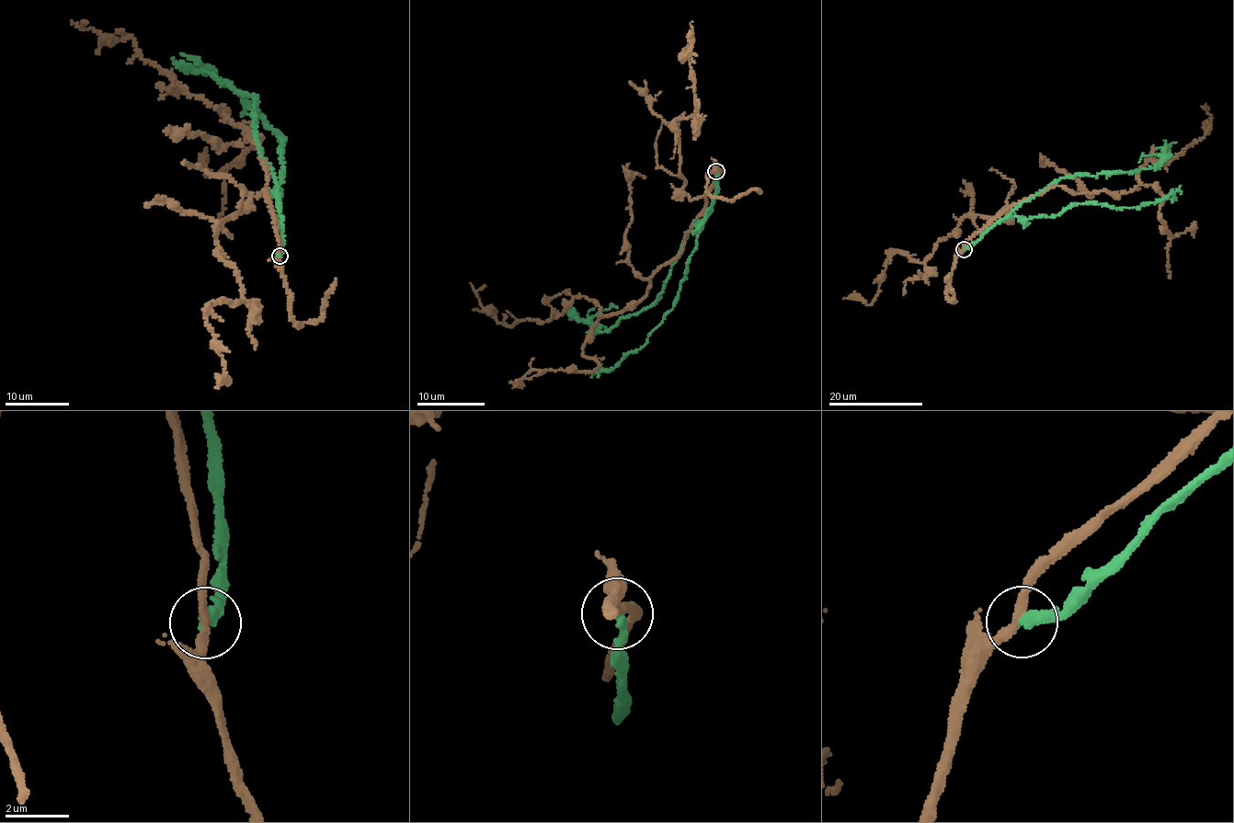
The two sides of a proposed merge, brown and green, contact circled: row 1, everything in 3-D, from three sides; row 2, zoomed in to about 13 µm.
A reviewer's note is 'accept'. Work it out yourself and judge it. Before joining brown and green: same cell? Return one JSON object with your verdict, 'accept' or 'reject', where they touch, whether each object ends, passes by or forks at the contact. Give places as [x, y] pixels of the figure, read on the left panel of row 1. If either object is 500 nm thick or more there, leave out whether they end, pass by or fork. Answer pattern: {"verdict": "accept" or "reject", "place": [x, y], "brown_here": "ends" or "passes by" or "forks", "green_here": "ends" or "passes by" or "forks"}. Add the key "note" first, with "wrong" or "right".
{"note": "wrong", "verdict": "reject", "place": [279, 256], "brown_here": "passes by", "green_here": "ends"}

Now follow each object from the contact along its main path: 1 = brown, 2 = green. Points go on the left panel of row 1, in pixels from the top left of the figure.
1: (279, 255), (261, 136), (254, 142), (252, 130), (141, 60), (132, 39), (71, 21)
2: (279, 255), (283, 242), (278, 189), (263, 159), (255, 127), (257, 102), (206, 72), (223, 85)

